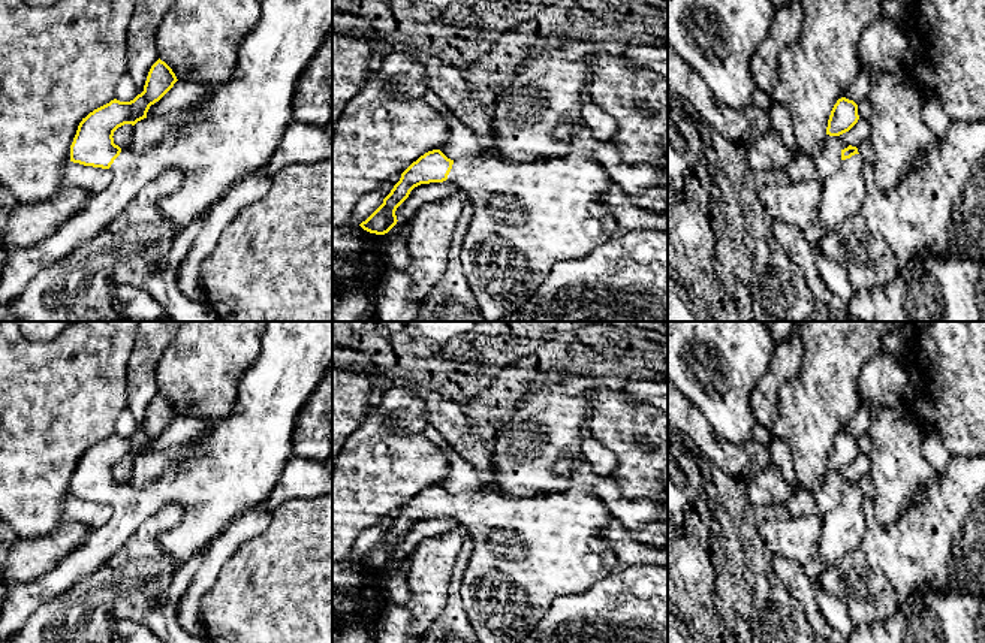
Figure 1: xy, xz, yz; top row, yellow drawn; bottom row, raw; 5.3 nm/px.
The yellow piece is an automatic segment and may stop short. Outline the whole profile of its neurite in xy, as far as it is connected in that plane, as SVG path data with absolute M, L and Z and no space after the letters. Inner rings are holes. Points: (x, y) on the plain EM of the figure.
M266 322L260 345L256 362L238 380L237 399L231 413L217 420L217 425L205 437L195 440L195 452L187 462L166 471L156 483L130 487L115 480L112 471L118 462L124 459L135 461L147 453L150 441L159 437L178 416L172 404L160 393L151 401L144 426L133 435L120 437L114 434L82 453L70 480L70 496L109 504L112 514L102 526L93 529L87 540L51 573L36 582L13 585L7 589L0 609L0 640L9 642L16 637L27 619L43 604L67 592L75 583L103 570L135 532L136 526L157 514L166 502L172 501L184 508L183 519L175 526L160 532L159 538L163 552L174 559L177 573L190 559L204 553L211 541L222 535L234 520L260 507L272 493L286 464L295 455L292 438L299 411L332 365L332 322Z

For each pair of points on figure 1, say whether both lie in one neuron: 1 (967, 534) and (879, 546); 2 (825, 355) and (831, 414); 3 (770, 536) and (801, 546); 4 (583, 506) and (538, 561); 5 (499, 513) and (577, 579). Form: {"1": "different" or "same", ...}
{"1": "same", "2": "same", "3": "same", "4": "same", "5": "same"}

